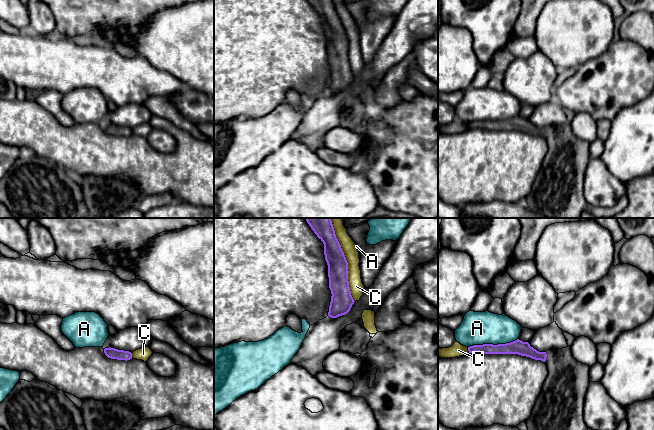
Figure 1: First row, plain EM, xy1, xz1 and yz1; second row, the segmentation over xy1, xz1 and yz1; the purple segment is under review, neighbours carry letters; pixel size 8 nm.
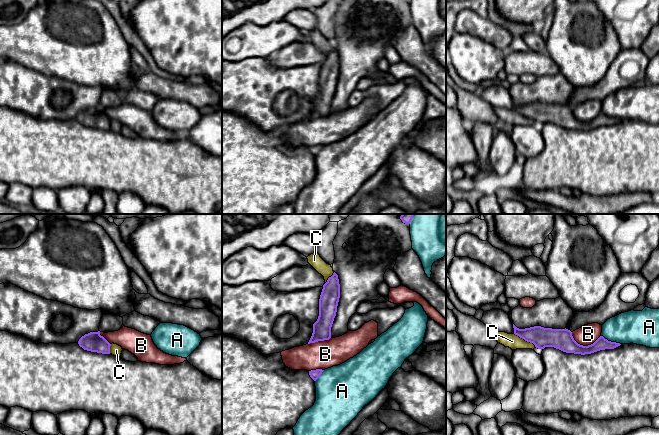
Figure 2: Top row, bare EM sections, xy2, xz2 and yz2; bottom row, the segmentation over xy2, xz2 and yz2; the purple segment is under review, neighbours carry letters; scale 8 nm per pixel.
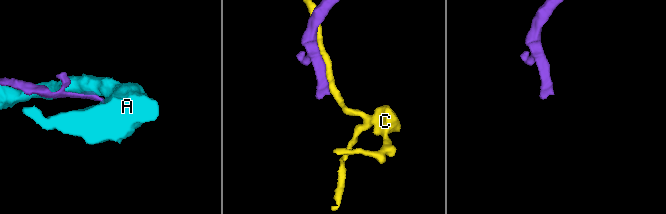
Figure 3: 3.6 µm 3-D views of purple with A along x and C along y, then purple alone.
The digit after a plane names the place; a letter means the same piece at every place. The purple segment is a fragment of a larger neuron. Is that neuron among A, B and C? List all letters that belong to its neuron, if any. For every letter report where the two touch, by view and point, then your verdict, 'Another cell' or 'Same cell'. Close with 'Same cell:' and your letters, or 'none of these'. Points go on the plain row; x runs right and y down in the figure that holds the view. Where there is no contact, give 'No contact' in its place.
A: Touches purple at yz1 (492, 120). Another cell
B: Touches purple at yz2 (584, 122). Another cell
C: Touches purple at xz1 (347, 39). Another cell
Same cell: none of these

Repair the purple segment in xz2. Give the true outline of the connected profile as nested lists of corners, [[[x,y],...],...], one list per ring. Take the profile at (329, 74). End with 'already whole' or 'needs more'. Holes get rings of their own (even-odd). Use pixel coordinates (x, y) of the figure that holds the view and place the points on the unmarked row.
[[[334,48],[323,61],[319,75],[319,92],[313,100],[313,109],[308,120],[331,114],[331,103],[336,92],[339,74],[340,60],[338,51]]]; already whole

